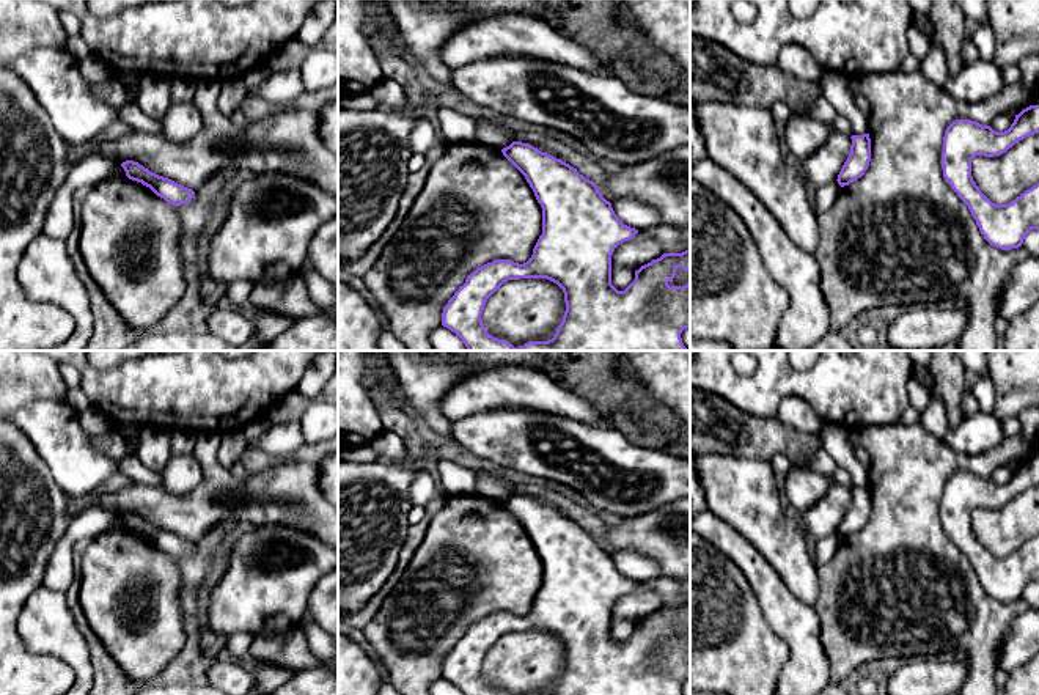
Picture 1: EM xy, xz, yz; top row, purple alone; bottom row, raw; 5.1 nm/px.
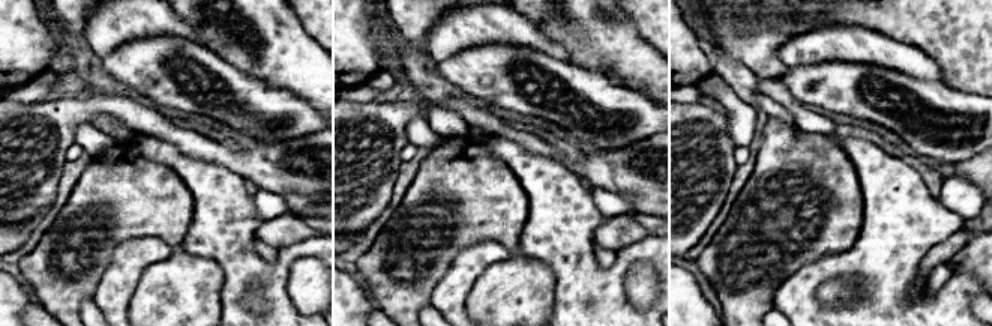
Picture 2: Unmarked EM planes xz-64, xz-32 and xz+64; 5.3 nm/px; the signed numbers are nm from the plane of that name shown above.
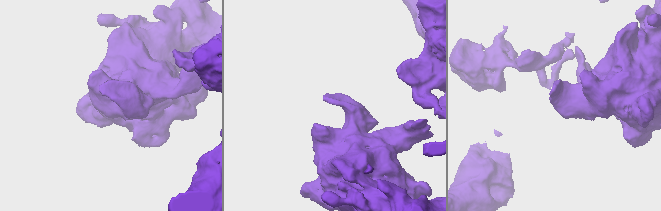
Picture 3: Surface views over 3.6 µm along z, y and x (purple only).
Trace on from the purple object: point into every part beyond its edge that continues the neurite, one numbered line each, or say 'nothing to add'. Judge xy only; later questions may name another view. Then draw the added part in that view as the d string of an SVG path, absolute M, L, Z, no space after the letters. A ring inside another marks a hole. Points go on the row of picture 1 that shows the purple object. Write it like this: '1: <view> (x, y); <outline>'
nothing to add

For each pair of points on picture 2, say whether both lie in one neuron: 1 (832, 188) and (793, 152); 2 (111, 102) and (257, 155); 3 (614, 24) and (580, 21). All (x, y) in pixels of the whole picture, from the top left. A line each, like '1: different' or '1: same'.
1: same
2: same
3: same

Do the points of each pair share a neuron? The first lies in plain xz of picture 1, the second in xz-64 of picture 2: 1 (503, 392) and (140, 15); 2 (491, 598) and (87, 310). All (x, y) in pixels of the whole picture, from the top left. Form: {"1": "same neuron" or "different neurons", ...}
{"1": "same neuron", "2": "different neurons"}

